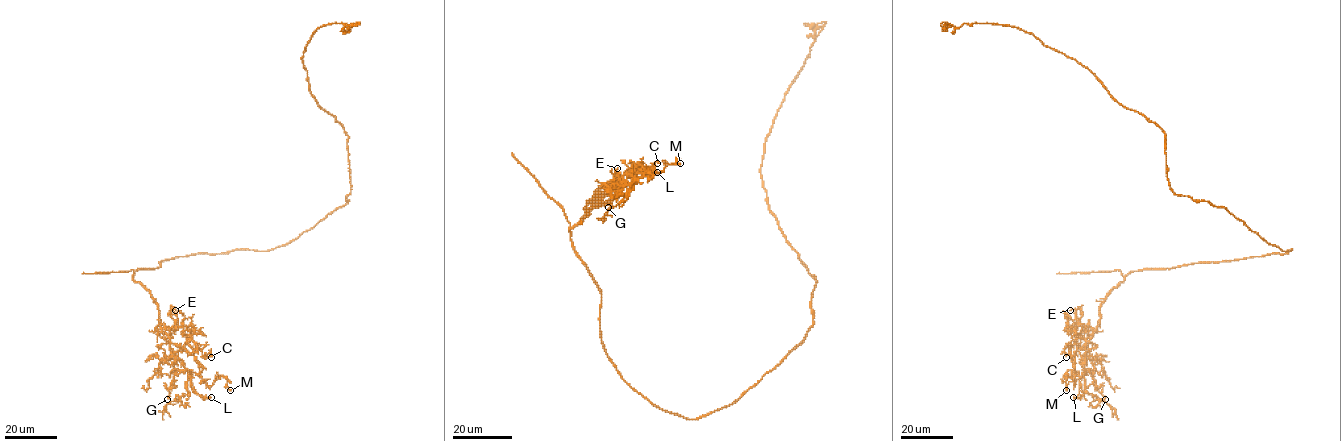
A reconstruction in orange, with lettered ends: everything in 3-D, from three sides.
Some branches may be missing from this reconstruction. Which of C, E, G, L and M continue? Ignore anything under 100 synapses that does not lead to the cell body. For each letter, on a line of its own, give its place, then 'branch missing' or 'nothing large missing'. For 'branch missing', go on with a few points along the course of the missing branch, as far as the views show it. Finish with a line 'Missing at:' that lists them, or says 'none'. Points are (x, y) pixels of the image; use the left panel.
C: (211, 357) | nothing large missing
E: (175, 310) | nothing large missing
G: (167, 399) | nothing large missing
L: (211, 397) | nothing large missing
M: (230, 390) | nothing large missing
Missing at: none

